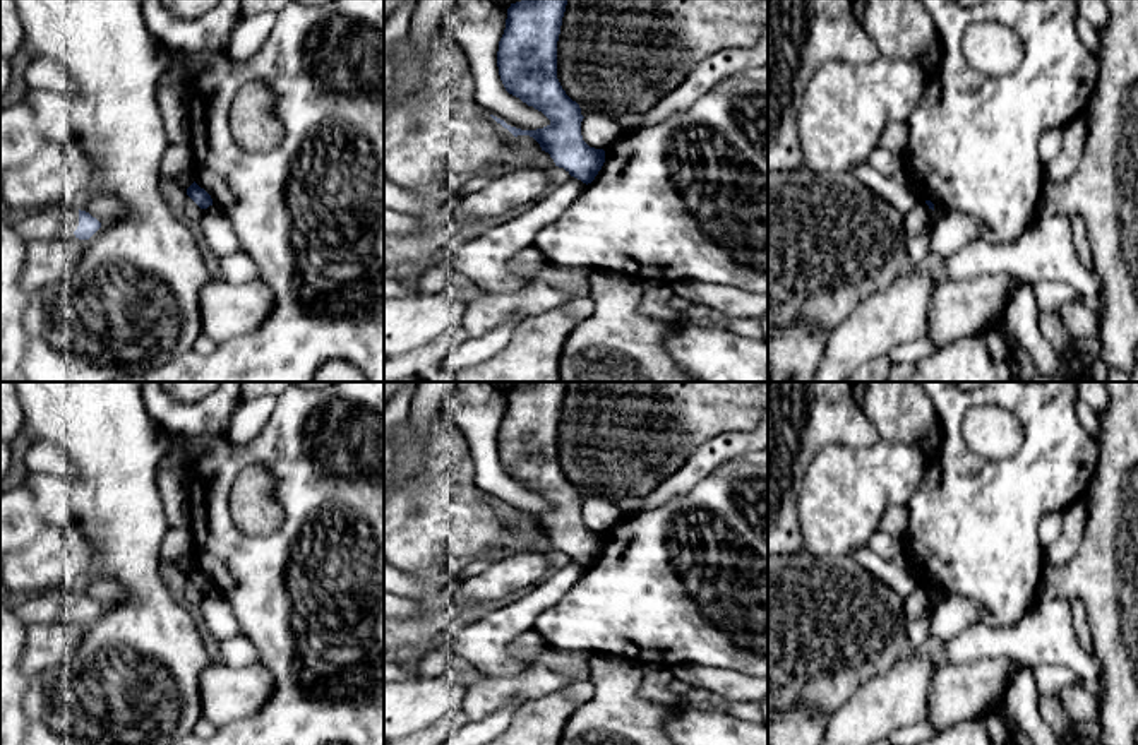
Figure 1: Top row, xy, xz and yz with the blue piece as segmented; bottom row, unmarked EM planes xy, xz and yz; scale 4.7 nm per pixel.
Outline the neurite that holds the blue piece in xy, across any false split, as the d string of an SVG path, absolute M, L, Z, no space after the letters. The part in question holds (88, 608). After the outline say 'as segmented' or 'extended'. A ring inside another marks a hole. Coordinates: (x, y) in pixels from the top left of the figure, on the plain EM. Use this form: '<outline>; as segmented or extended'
M55 587L27 594L14 611L26 623L58 623L72 617L79 623L89 623L101 606L79 591Z; extended

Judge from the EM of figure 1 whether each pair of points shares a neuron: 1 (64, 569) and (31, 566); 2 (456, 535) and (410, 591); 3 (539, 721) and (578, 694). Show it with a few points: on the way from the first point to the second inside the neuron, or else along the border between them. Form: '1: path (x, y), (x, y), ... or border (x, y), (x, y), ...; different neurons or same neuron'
1: path (55, 567), (40, 567); same neuron
2: border (401, 571), (434, 579); different neurons
3: path (549, 715), (568, 699); same neuron

